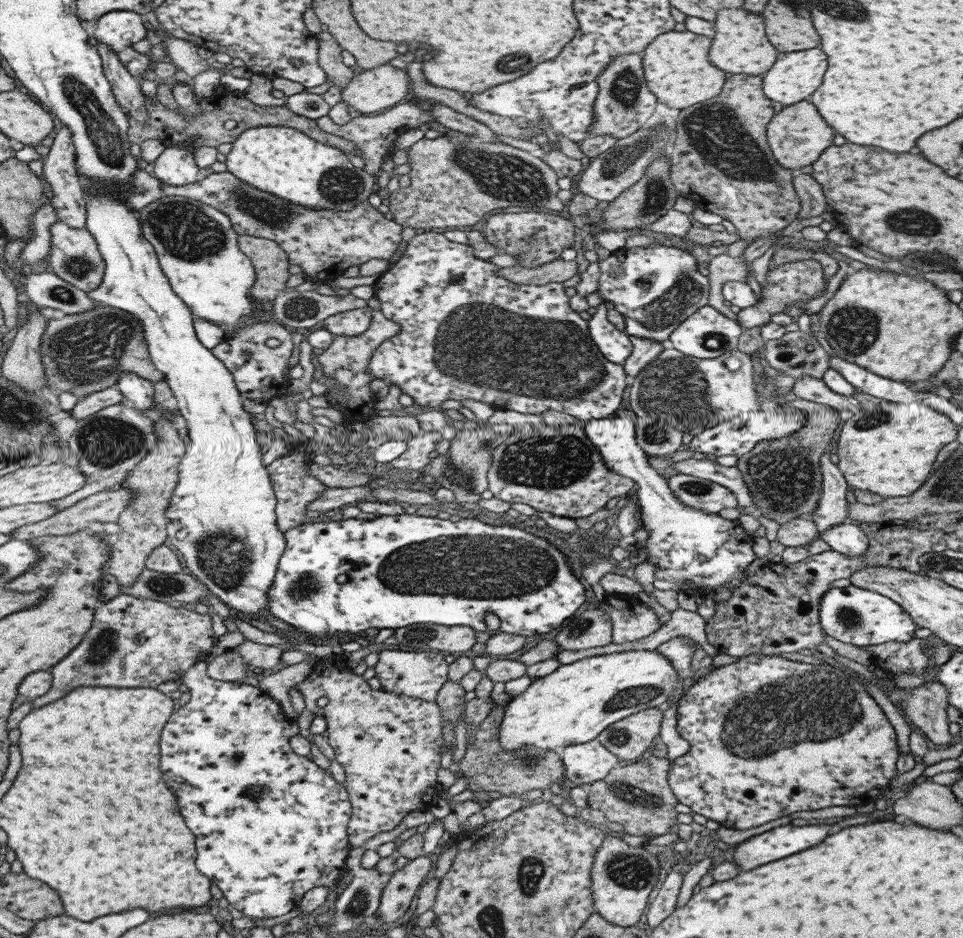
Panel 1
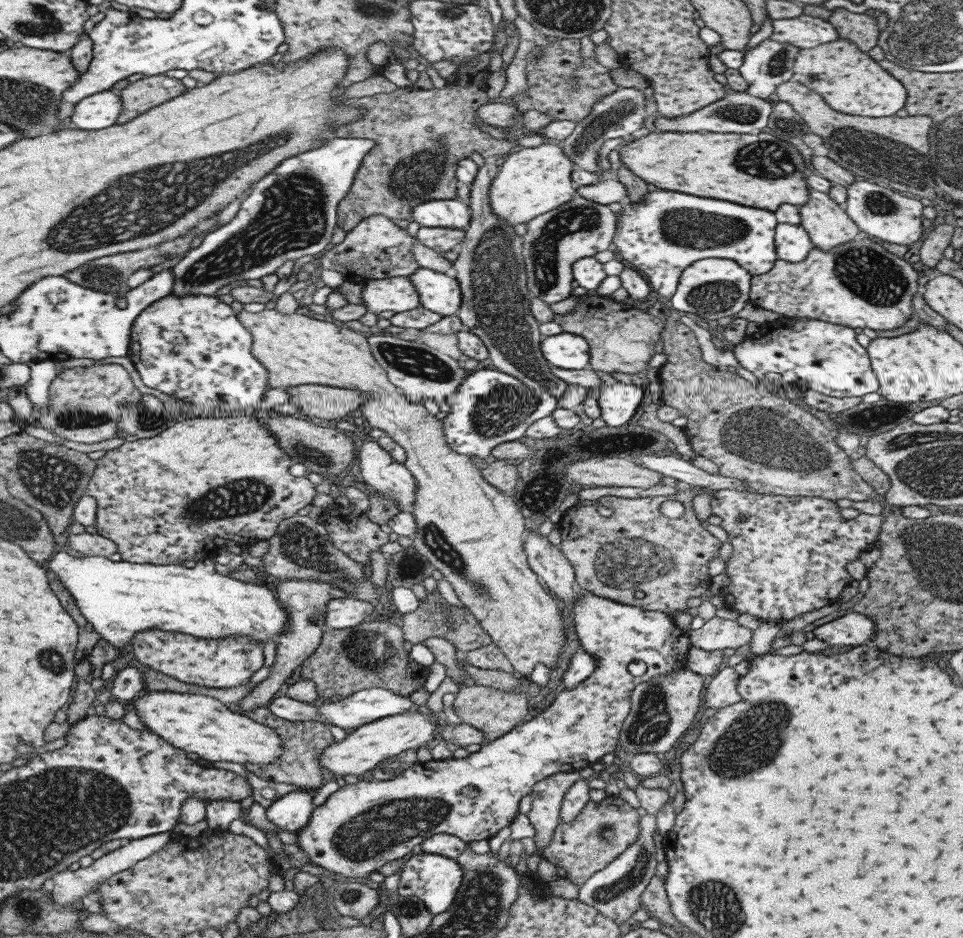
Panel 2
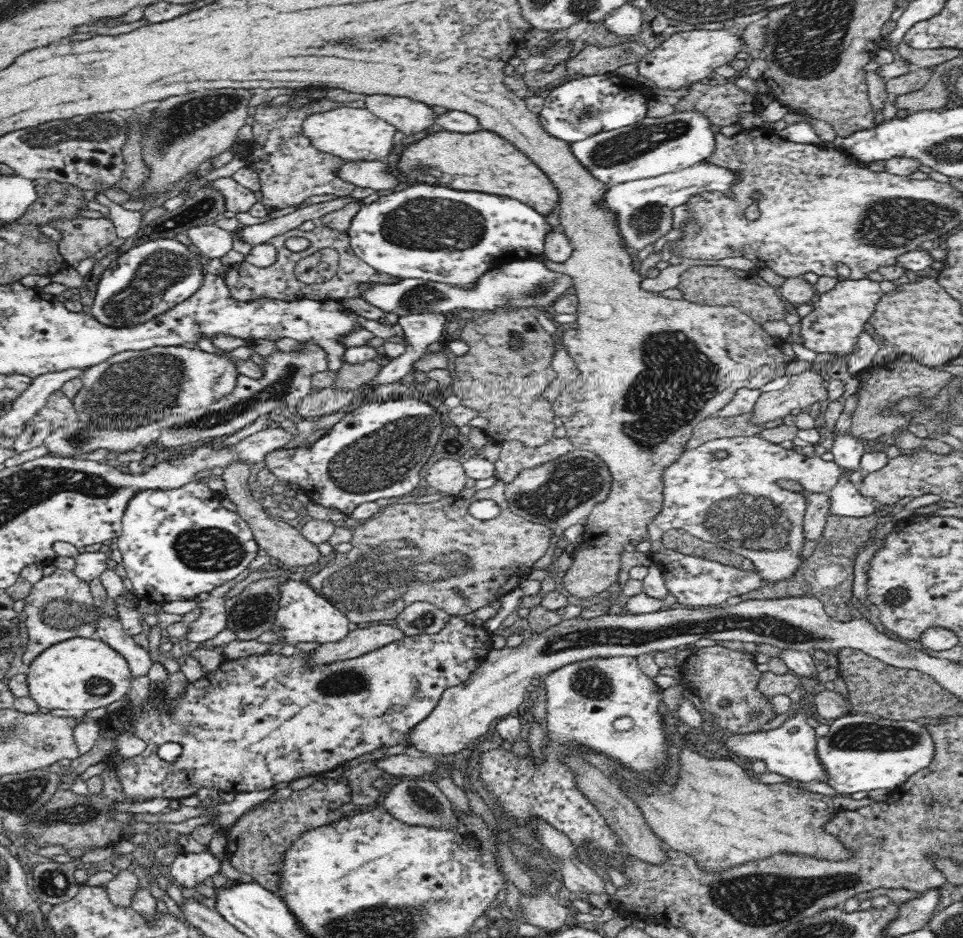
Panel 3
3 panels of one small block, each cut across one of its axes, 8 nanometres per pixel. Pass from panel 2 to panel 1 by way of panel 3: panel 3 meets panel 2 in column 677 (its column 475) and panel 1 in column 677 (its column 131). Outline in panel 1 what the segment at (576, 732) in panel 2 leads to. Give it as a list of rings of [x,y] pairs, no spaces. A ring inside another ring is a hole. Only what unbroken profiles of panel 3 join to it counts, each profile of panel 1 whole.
[[[749,654],[745,658],[737,658],[737,661],[714,668],[703,678],[693,681],[687,692],[677,701],[676,714],[676,731],[683,740],[687,741],[689,748],[685,754],[670,761],[667,784],[671,787],[676,802],[685,804],[692,813],[704,816],[707,821],[719,823],[721,827],[731,830],[749,830],[794,812],[819,810],[827,806],[857,806],[873,802],[874,799],[881,797],[889,779],[894,776],[895,761],[900,754],[893,727],[863,685],[855,677],[843,673],[837,666],[826,665],[823,662],[816,665],[806,664],[780,656],[777,658],[775,655],[761,654]]]

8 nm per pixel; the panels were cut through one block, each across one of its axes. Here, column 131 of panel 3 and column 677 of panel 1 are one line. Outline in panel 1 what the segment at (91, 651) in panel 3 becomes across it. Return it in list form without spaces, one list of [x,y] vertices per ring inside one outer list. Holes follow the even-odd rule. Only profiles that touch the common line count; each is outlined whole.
[[[627,650],[623,652],[581,658],[558,667],[547,676],[531,681],[520,694],[510,696],[503,706],[503,718],[499,722],[499,745],[503,752],[515,751],[521,745],[533,745],[539,749],[557,750],[569,745],[593,740],[609,724],[639,710],[659,706],[667,702],[673,688],[677,686],[677,671],[671,661],[657,650]]]

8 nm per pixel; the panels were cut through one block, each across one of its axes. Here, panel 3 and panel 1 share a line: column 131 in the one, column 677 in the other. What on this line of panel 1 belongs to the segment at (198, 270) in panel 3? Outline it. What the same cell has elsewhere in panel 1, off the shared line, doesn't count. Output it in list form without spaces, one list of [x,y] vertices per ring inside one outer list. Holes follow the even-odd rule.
[[[663,243],[657,244],[657,246],[647,246],[647,248],[621,247],[617,250],[614,250],[607,258],[597,262],[594,265],[594,268],[596,268],[599,273],[597,288],[595,292],[597,292],[597,294],[602,298],[602,302],[611,302],[611,304],[614,306],[613,309],[617,310],[619,314],[623,315],[623,332],[625,335],[636,336],[636,338],[643,338],[647,341],[659,342],[666,346],[668,336],[673,330],[675,330],[675,327],[679,326],[680,322],[683,322],[685,318],[687,318],[690,314],[693,314],[693,312],[695,312],[695,310],[697,310],[700,306],[707,305],[709,294],[709,280],[707,280],[707,276],[703,276],[701,273],[699,273],[699,265],[701,264],[699,264],[698,258],[695,258],[689,252],[685,252],[685,250],[679,250],[679,248],[671,248],[671,246]]]

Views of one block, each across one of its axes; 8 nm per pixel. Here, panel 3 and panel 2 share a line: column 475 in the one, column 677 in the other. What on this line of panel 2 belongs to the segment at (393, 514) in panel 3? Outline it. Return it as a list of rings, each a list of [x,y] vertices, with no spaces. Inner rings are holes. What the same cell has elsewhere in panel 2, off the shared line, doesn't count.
[[[681,490],[675,494],[669,494],[669,496],[653,496],[653,497],[643,497],[643,498],[621,498],[618,496],[607,496],[599,498],[597,504],[589,505],[583,504],[579,505],[578,502],[568,508],[564,513],[556,519],[557,527],[560,532],[560,546],[558,549],[563,553],[563,556],[569,561],[574,572],[574,580],[579,585],[579,588],[583,588],[586,592],[591,592],[595,596],[601,596],[601,598],[607,598],[607,600],[613,600],[613,602],[623,603],[627,606],[637,606],[641,610],[652,610],[652,611],[663,611],[664,614],[671,616],[672,612],[677,612],[677,610],[685,610],[687,608],[688,598],[697,598],[707,590],[709,586],[710,576],[707,574],[707,562],[713,560],[717,556],[717,550],[721,546],[721,542],[713,537],[708,531],[701,527],[699,519],[695,516],[692,509],[693,497],[697,494],[696,490]],[[665,500],[677,500],[683,504],[683,514],[677,518],[669,518],[661,511],[659,511],[659,506],[665,502]]]

